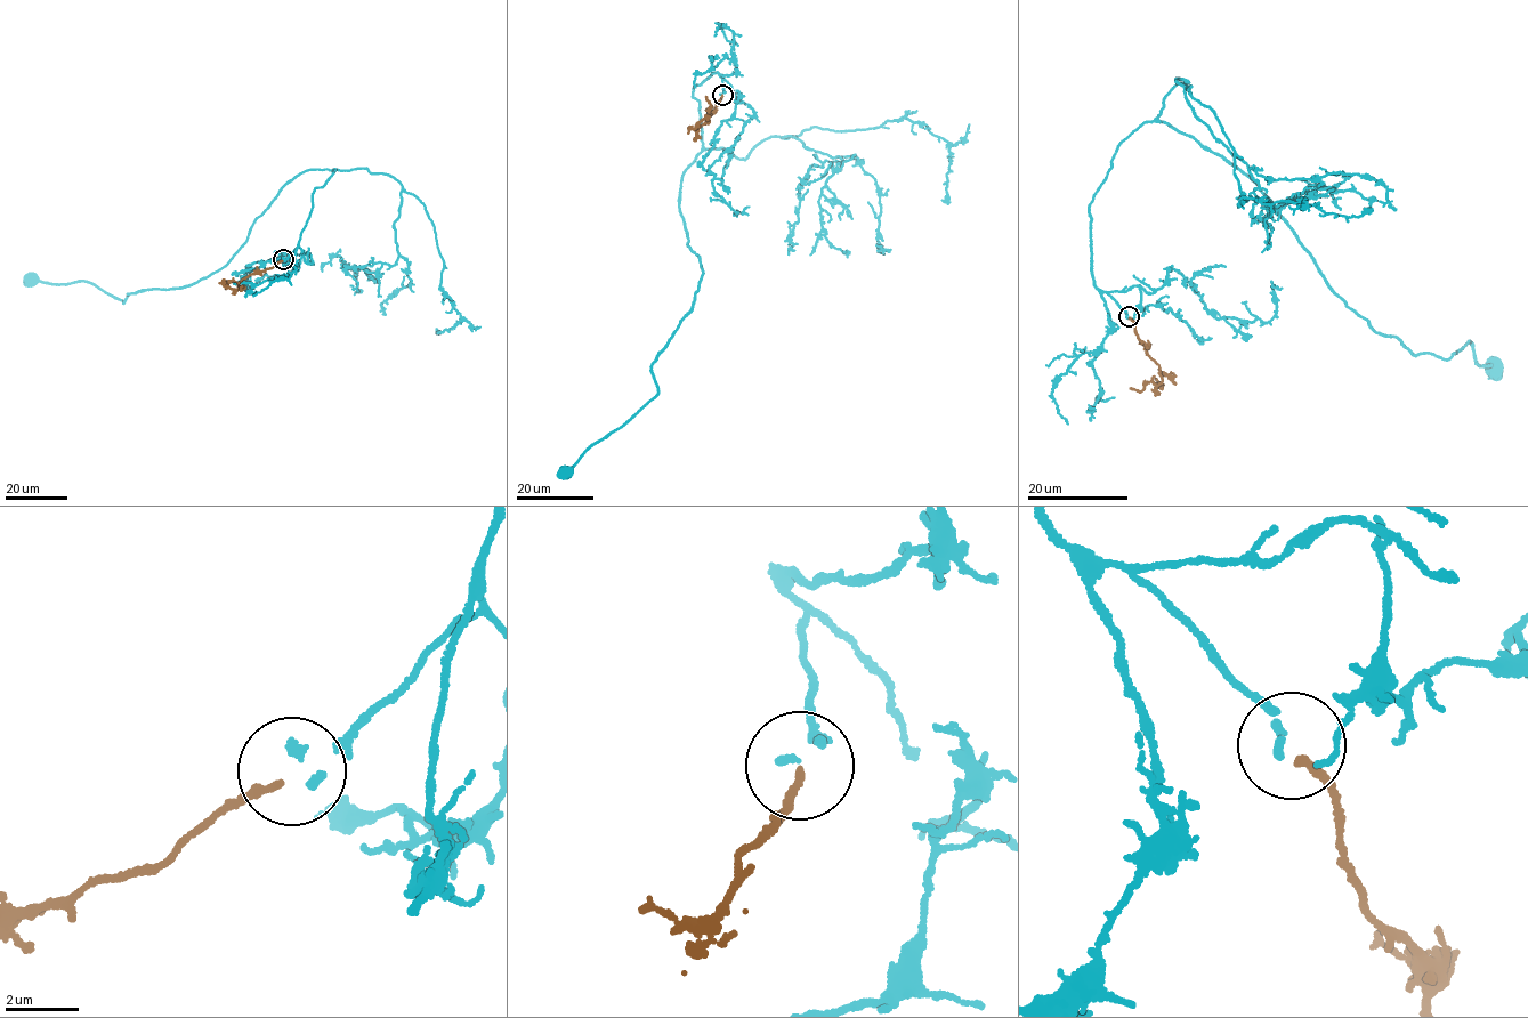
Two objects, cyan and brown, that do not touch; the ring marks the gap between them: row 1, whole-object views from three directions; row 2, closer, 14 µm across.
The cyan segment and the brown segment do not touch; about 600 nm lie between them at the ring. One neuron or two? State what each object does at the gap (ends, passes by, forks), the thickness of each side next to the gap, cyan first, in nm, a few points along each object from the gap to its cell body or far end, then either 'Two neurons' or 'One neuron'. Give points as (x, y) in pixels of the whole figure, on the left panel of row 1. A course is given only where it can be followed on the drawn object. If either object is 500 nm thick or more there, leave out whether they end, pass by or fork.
At the ring cyan ends. At the ring brown ends. Thickness 170 nm (cyan) against 200 nm. Course of cyan: (283, 259), (336, 169), (282, 187), (231, 260), (188, 285), (123, 303), (86, 281), (32, 280). Course of brown: (282, 260), (250, 274), (237, 283), (236, 289), (224, 285), (225, 280). One neuron

